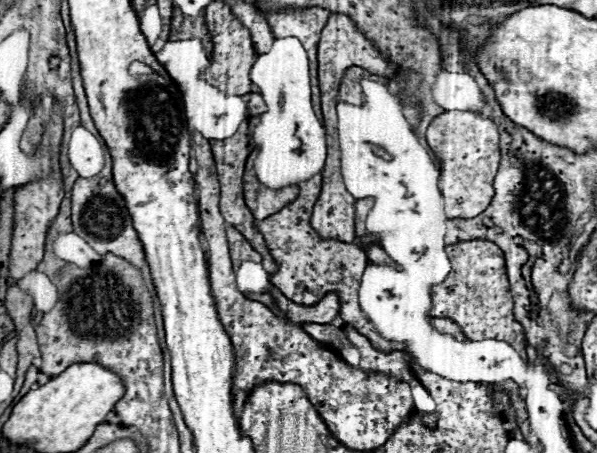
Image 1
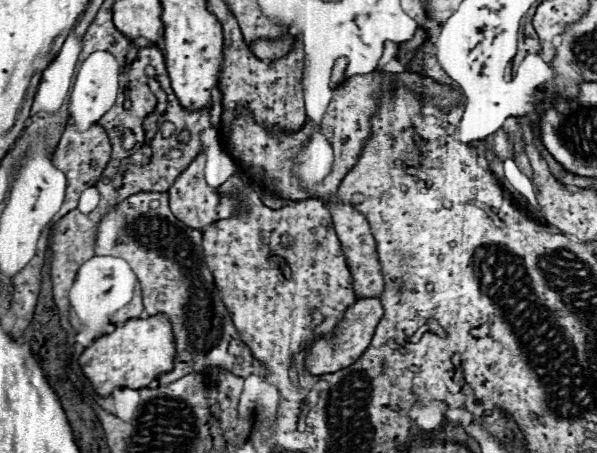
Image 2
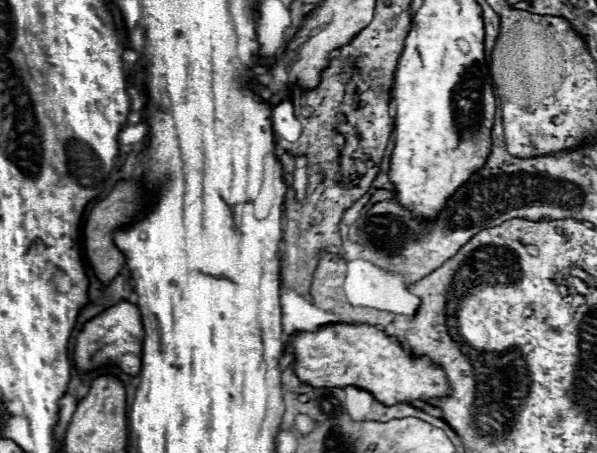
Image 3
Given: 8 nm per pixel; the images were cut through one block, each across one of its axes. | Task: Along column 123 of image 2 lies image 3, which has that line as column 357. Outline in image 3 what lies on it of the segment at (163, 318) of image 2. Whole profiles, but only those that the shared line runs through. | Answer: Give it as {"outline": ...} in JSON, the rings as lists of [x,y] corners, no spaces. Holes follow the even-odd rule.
{"outline":[[[328,324],[320,328],[318,332],[298,332],[296,338],[292,340],[294,346],[294,374],[300,378],[300,382],[306,382],[316,388],[344,388],[344,386],[356,386],[364,388],[366,392],[374,394],[374,400],[380,400],[384,406],[394,406],[394,404],[412,404],[414,400],[420,402],[430,402],[436,398],[444,398],[452,394],[452,388],[448,384],[446,372],[432,364],[426,356],[414,356],[404,352],[404,348],[396,342],[390,340],[380,328],[370,326],[370,324]]]}

